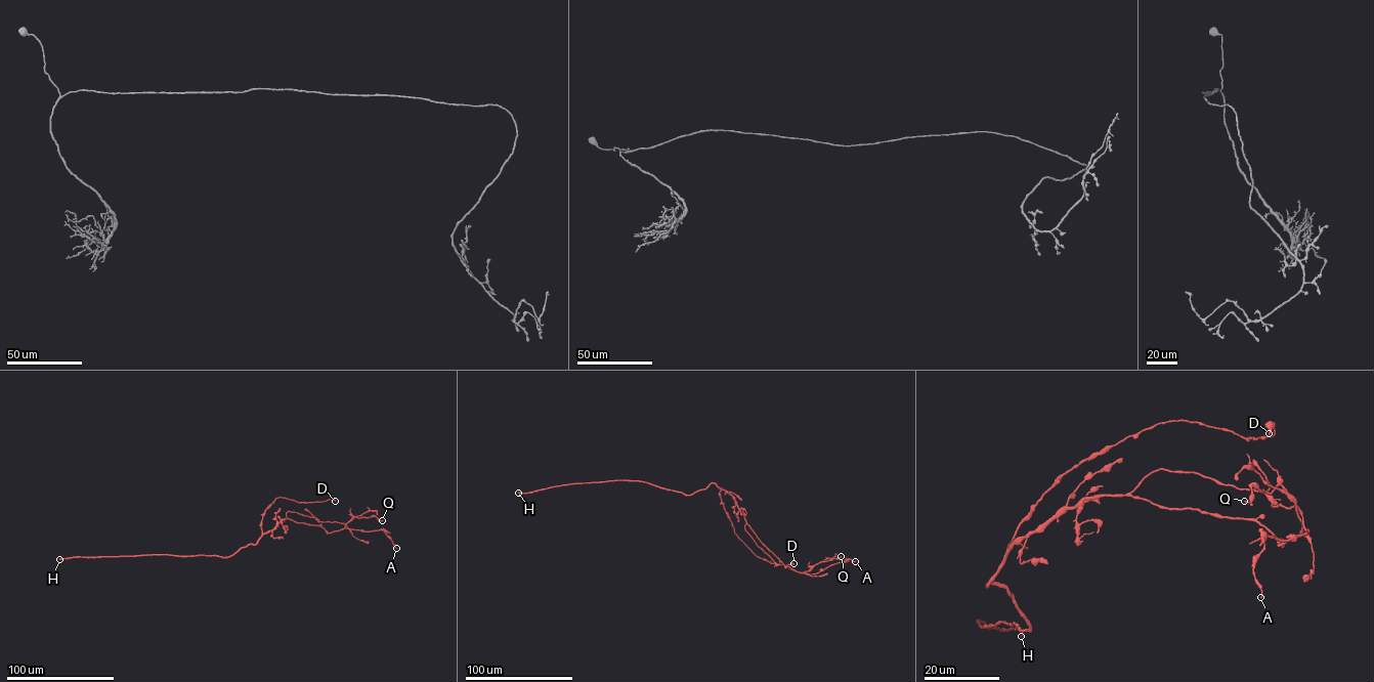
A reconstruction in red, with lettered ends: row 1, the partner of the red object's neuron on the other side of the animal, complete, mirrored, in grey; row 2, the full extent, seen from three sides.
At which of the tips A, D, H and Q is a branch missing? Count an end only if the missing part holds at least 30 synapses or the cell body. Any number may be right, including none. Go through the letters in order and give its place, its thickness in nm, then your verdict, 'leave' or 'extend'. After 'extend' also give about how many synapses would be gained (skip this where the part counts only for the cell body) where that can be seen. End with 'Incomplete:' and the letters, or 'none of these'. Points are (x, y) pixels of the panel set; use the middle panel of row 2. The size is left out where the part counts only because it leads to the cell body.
A: (855, 561) | 160 nm | leave
D: (793, 563) | 240 nm | leave
H: (518, 493) | 320 nm | extend | 750 syn
Q: (841, 556) | 240 nm | leave
Incomplete: H

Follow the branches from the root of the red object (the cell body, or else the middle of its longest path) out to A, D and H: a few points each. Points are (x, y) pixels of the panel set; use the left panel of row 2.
A: (256, 543), (281, 520), (289, 518), (320, 525), (328, 533), (345, 528), (383, 529), (396, 548)
D: (256, 543), (262, 534), (262, 514), (275, 498), (299, 502), (335, 501)
H: (256, 543), (242, 547), (226, 557), (145, 555), (59, 559)

